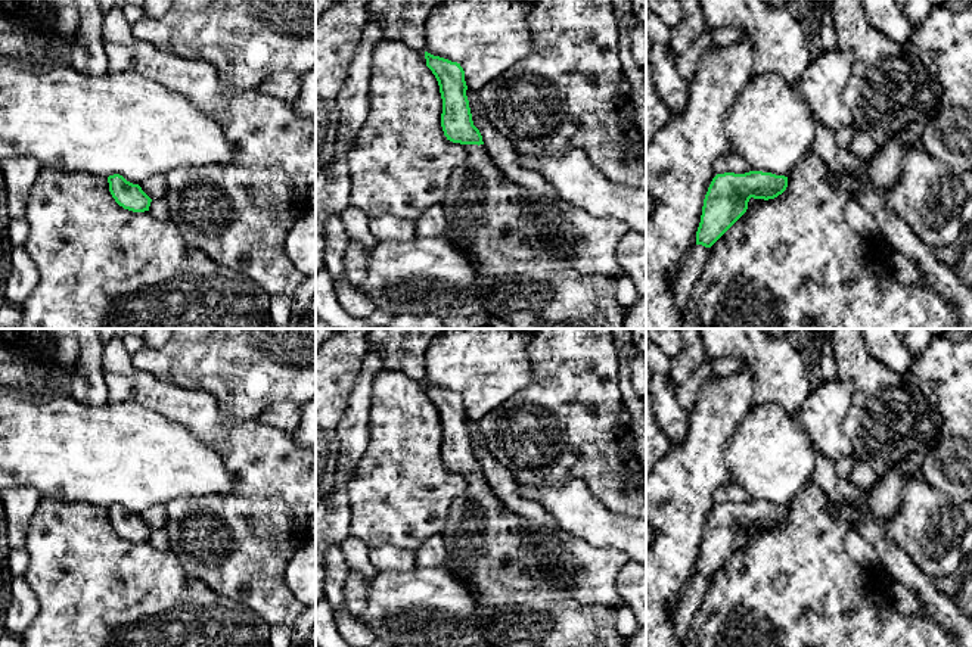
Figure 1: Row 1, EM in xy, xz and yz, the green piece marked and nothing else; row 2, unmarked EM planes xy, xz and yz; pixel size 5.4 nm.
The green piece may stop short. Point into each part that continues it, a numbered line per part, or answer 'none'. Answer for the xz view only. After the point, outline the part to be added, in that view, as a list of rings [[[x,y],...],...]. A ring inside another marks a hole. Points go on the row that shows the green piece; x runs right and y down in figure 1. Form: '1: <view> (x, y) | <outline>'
1: xz (519, 246) | [[[463,144],[466,150],[465,162],[457,167],[448,180],[448,187],[441,208],[447,217],[447,237],[459,251],[465,252],[476,271],[476,287],[478,295],[482,298],[485,311],[501,321],[506,321],[510,329],[624,329],[624,320],[627,315],[627,308],[622,307],[615,296],[615,280],[603,274],[584,274],[569,265],[568,258],[574,251],[574,230],[559,215],[559,206],[547,200],[535,200],[531,197],[530,192],[510,181],[491,161],[484,144]]]

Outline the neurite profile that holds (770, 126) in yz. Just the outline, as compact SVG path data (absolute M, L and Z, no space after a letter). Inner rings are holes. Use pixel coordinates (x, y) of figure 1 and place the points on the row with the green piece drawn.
M776 72L752 75L723 118L723 127L733 152L743 158L752 171L791 175L811 150L817 116L801 94Z

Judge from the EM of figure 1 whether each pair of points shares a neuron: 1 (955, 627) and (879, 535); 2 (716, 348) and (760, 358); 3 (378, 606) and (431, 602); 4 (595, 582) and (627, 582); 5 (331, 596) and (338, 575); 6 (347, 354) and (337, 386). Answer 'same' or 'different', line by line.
1: same
2: same
3: same
4: different
5: same
6: same

